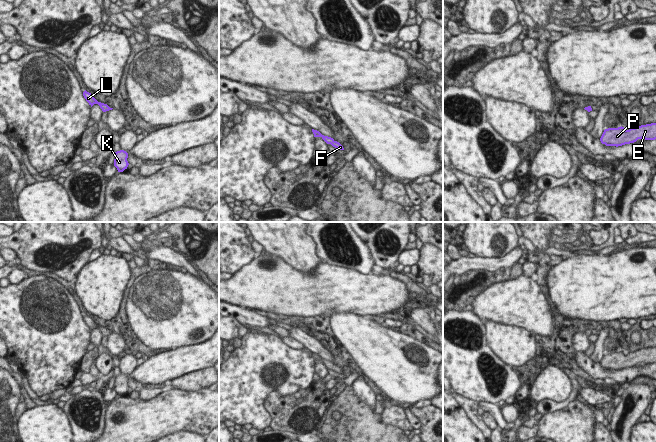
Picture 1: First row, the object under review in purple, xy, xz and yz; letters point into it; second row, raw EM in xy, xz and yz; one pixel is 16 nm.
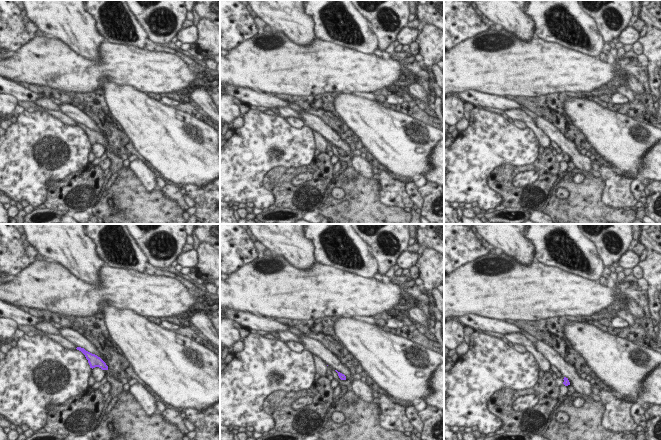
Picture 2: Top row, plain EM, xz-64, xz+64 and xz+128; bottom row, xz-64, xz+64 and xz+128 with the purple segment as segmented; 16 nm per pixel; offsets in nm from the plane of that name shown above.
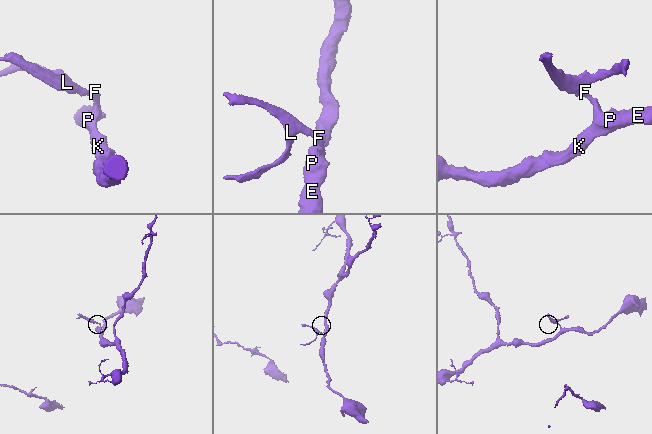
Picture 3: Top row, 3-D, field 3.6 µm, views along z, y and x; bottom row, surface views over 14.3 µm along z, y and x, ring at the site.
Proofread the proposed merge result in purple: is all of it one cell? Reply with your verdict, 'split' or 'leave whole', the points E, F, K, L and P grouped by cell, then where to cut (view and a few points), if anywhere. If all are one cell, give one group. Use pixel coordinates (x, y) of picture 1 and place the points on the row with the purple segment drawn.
leave whole; E F K L P; no cut

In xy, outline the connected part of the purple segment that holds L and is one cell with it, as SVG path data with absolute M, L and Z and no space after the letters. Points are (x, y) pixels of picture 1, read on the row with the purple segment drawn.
M86 90L83 92L83 96L86 99L86 101L89 103L89 105L92 107L94 104L98 104L103 112L112 110L113 108L110 108L107 104L98 102L91 93L87 92Z

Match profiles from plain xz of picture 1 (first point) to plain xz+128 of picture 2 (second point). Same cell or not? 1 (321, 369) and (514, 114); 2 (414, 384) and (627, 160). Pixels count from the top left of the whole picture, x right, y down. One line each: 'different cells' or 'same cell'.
1: same cell
2: same cell

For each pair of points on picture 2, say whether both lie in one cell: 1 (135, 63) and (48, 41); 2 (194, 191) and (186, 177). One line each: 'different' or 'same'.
1: same
2: different

